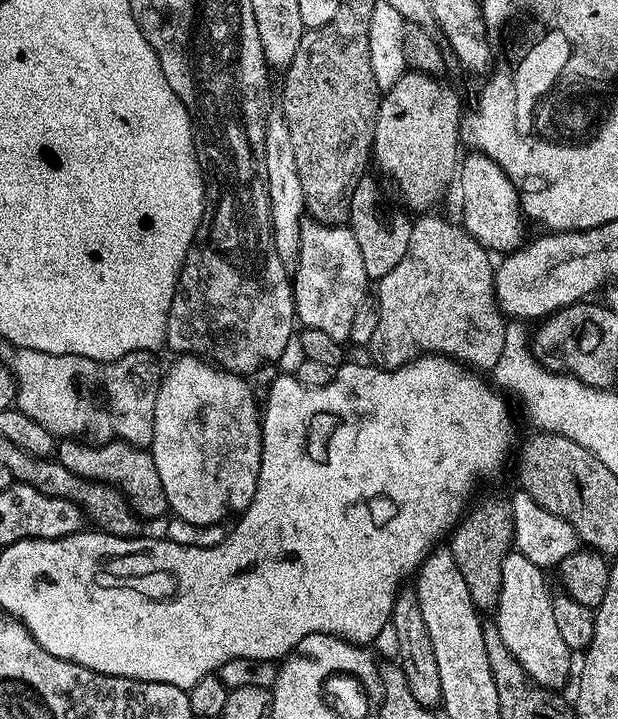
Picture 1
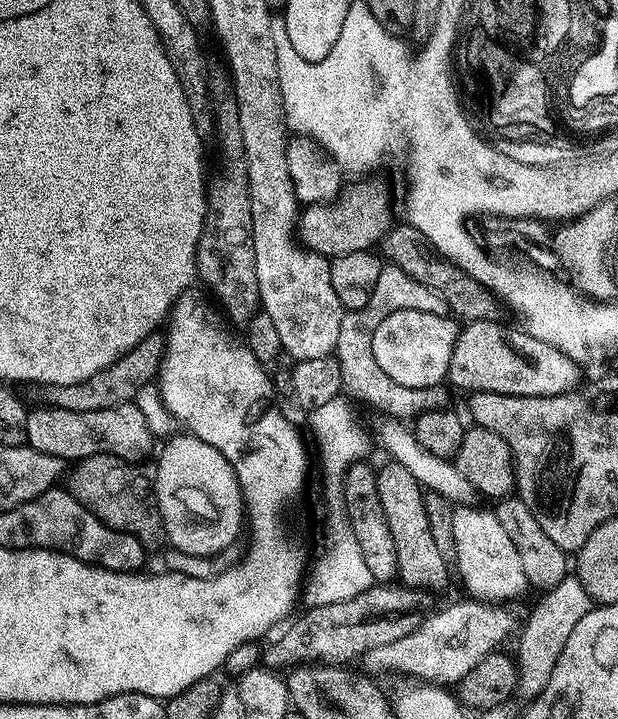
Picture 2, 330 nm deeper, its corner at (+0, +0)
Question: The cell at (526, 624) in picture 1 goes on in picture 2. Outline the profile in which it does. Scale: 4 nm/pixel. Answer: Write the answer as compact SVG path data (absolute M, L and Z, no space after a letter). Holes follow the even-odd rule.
M472 506L453 507L454 568L460 571L460 580L469 597L485 602L508 602L511 596L526 588L528 579L522 574L522 561L518 559L518 549L510 542L510 534L502 527L495 511Z

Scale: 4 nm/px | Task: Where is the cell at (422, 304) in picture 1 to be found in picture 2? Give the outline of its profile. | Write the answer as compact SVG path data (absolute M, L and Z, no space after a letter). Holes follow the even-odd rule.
M385 263L378 274L378 282L370 294L370 302L362 306L362 310L345 311L342 326L338 326L338 342L334 358L340 367L340 378L345 389L348 388L356 396L361 396L368 404L373 404L380 413L394 420L411 421L426 411L427 408L442 408L449 403L449 389L444 386L434 388L407 388L398 386L386 374L380 372L378 362L372 353L374 330L382 326L382 318L394 314L394 310L422 310L423 312L448 312L446 302L434 294L422 282L414 282L410 274L402 274L398 266Z

